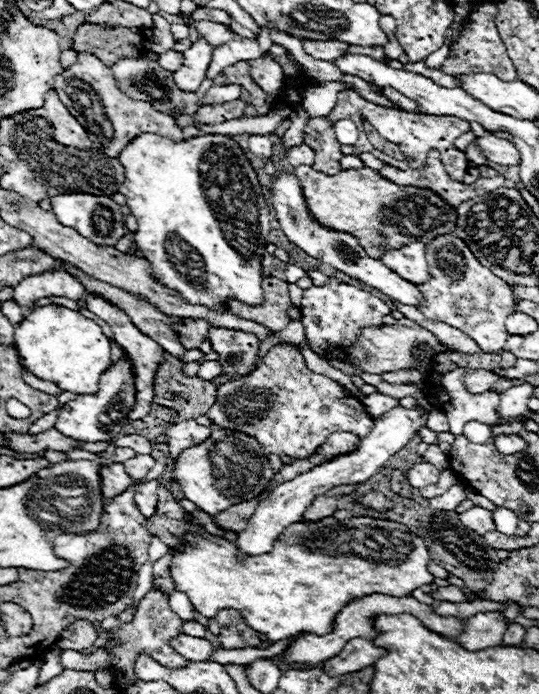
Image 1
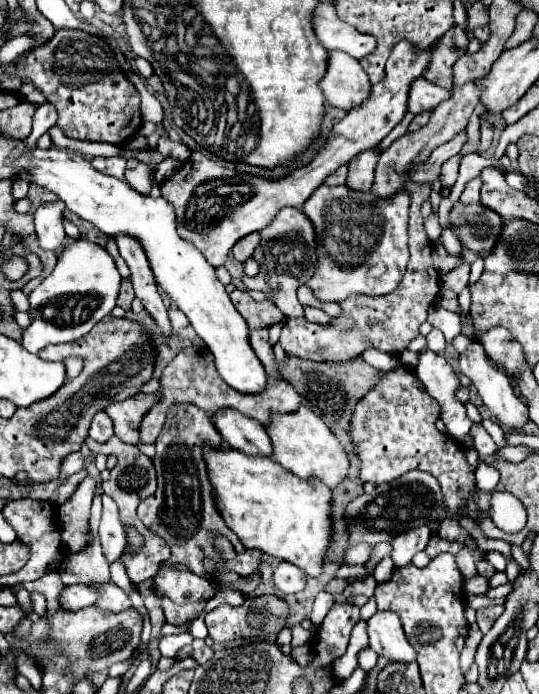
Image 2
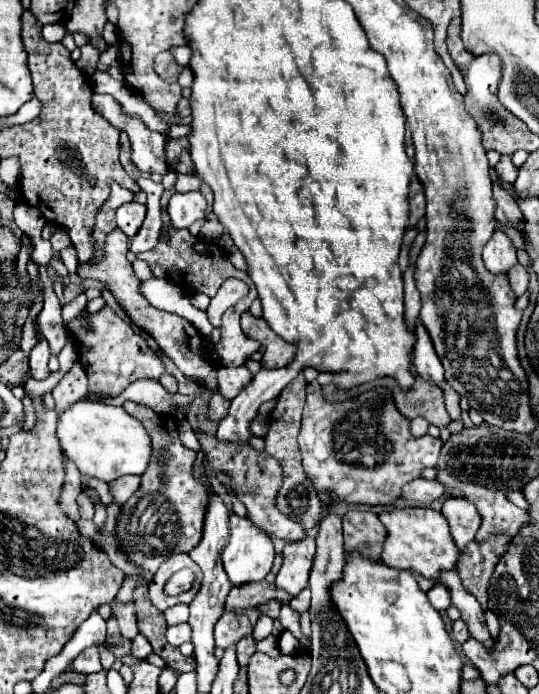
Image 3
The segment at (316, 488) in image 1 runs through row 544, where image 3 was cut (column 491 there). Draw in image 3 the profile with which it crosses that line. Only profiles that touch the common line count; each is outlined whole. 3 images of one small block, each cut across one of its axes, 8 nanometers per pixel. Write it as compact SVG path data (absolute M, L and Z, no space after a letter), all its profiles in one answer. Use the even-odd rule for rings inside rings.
M502 230L494 232L490 242L484 246L482 258L484 258L484 266L492 274L506 274L514 264L518 264L516 248Z

